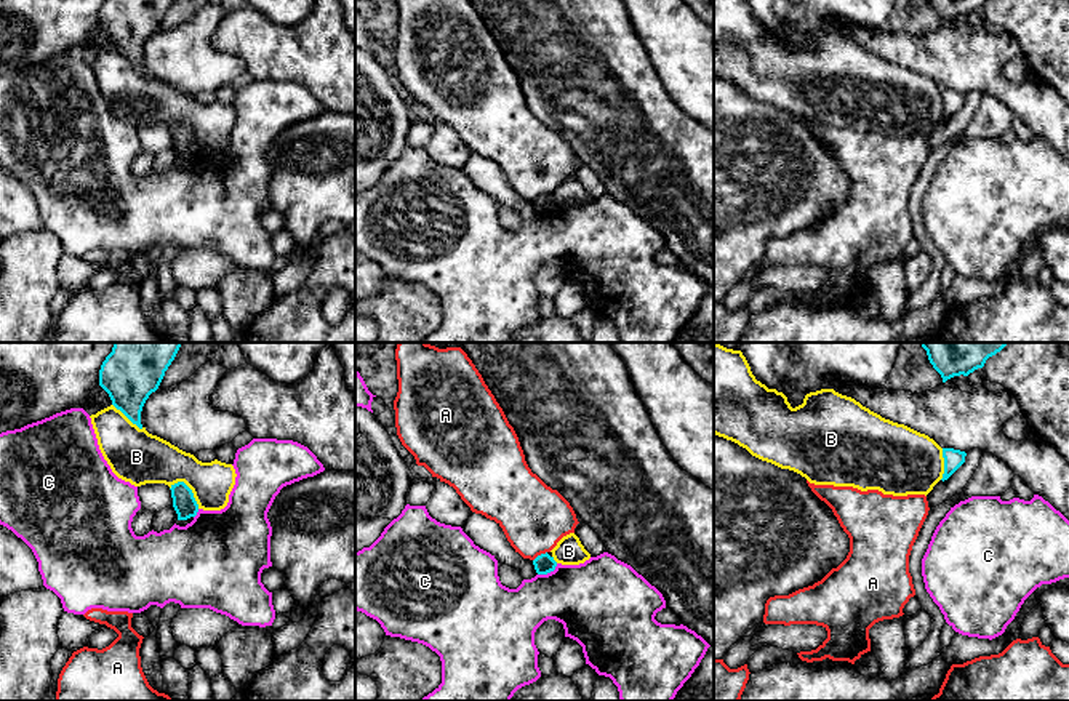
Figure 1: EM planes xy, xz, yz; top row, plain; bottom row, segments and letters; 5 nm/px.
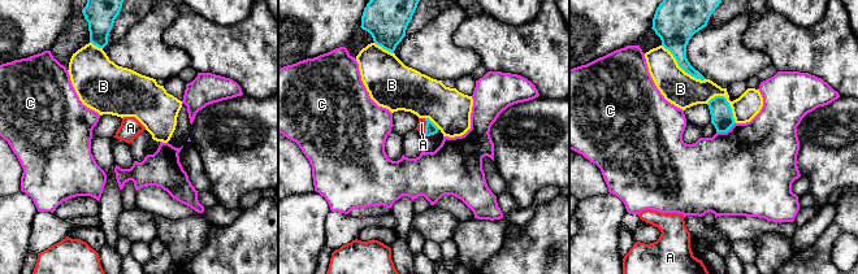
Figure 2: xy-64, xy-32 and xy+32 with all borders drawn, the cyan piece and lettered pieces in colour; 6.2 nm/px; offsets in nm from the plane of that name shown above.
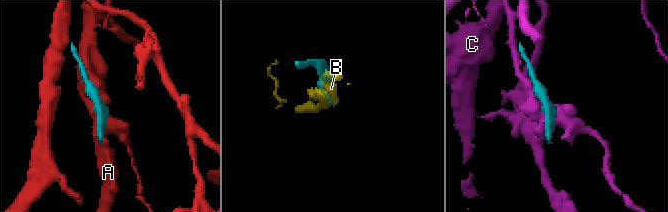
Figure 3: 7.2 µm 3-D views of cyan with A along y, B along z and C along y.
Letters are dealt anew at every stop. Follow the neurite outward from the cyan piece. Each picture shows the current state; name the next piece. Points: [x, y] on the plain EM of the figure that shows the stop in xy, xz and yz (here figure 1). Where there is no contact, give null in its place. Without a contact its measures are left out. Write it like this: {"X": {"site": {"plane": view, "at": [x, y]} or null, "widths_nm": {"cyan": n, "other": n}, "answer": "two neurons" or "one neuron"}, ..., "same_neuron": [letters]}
{"A": {"site": {"plane": "xz", "at": [541, 196]}, "widths_nm": {"cyan": 100, "other": 340}, "answer": "two neurons"}, "B": {"site": {"plane": "xy", "at": [189, 130]}, "widths_nm": {"cyan": 120, "other": 240}, "answer": "two neurons"}, "C": {"site": {"plane": "xz", "at": [548, 213]}, "widths_nm": {"cyan": 100, "other": 360}, "answer": "two neurons"}, "same_neuron": []}

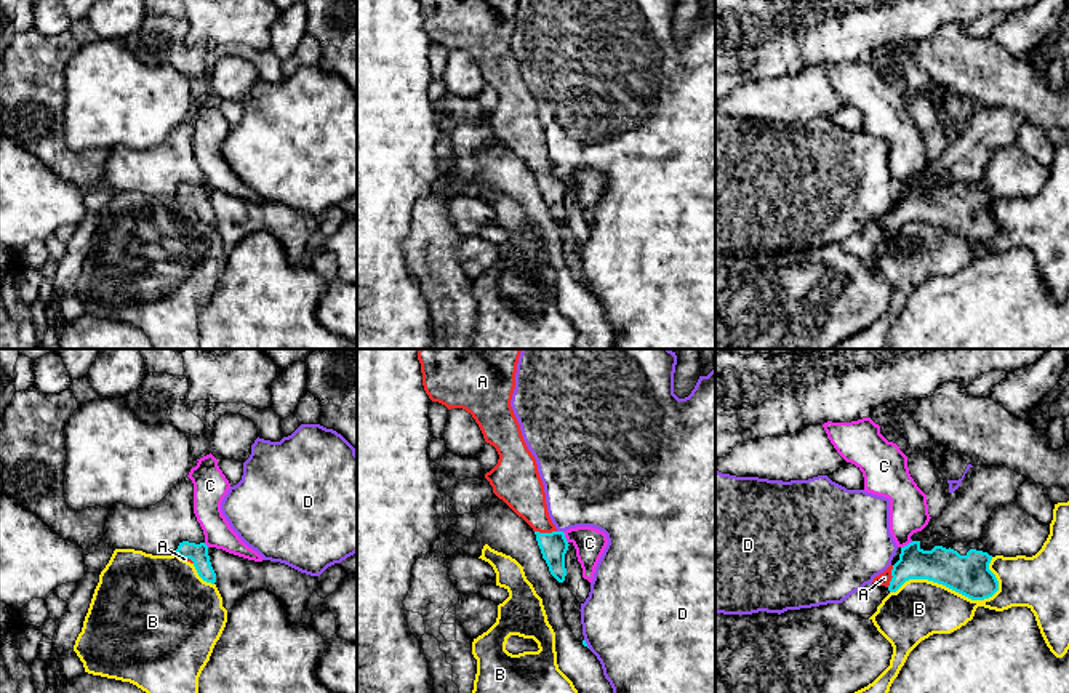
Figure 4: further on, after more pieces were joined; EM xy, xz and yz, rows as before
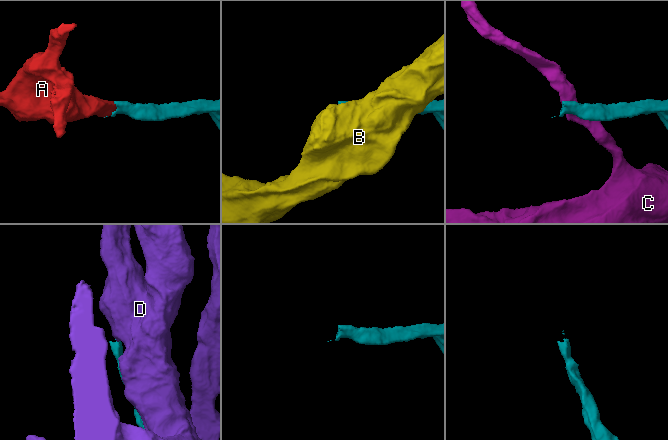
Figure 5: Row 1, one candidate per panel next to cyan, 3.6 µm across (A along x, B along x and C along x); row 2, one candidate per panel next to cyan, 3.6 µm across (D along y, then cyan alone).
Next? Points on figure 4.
{"A": {"site": {"plane": "xz", "at": [546, 175]}, "widths_nm": {"cyan": 140, "other": 220}, "answer": "one neuron"}, "B": {"site": {"plane": "yz", "at": [948, 228]}, "widths_nm": {"cyan": 200, "other": 300}, "answer": "two neurons"}, "C": {"site": {"plane": "yz", "at": [908, 186]}, "widths_nm": {"cyan": 180, "other": 190}, "answer": "two neurons"}, "D": {"site": {"plane": "xz", "at": [560, 173]}, "widths_nm": {"cyan": 140, "other": 380}, "answer": "two neurons"}, "same_neuron": ["A"]}

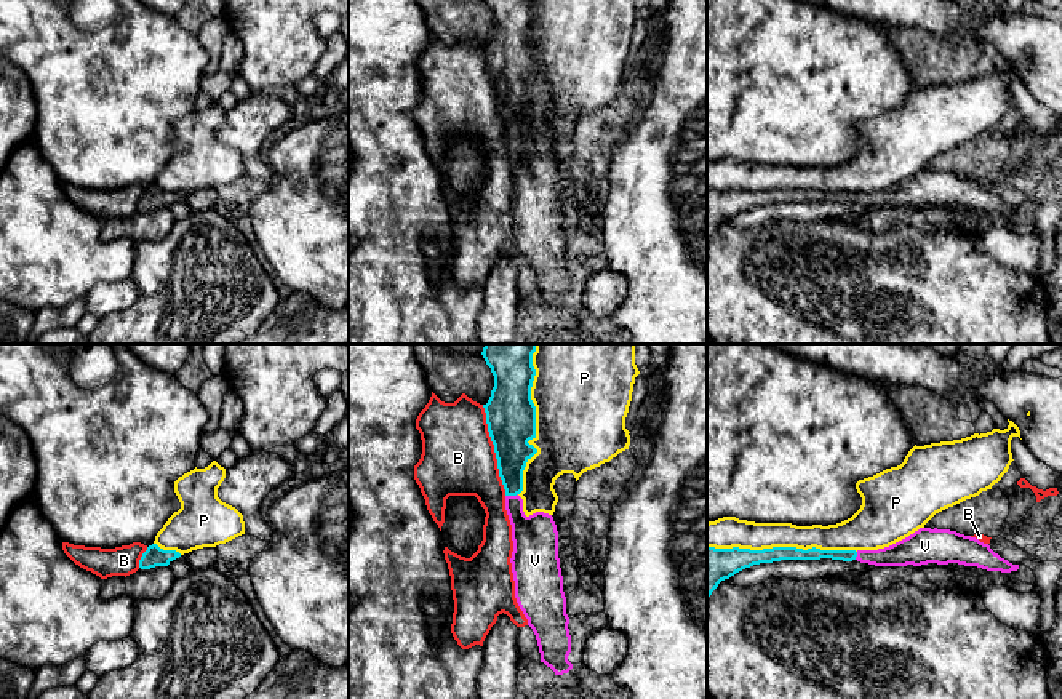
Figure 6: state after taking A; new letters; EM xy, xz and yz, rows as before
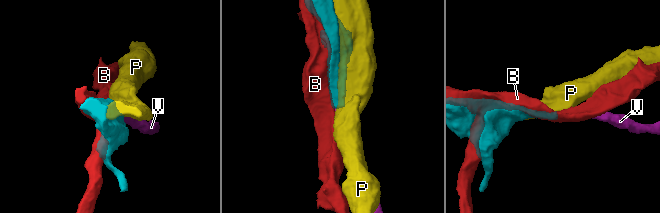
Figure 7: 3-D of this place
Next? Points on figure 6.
{"B": {"site": {"plane": "xz", "at": [495, 91]}, "widths_nm": {"cyan": 260, "other": 380}, "answer": "two neurons"}, "P": {"site": {"plane": "yz", "at": [782, 189]}, "widths_nm": {"cyan": 120, "other": 140}, "answer": "two neurons"}, "V": {"site": {"plane": "xz", "at": [511, 136]}, "widths_nm": {"cyan": 180, "other": 220}, "answer": "one neuron"}, "same_neuron": ["V"]}

